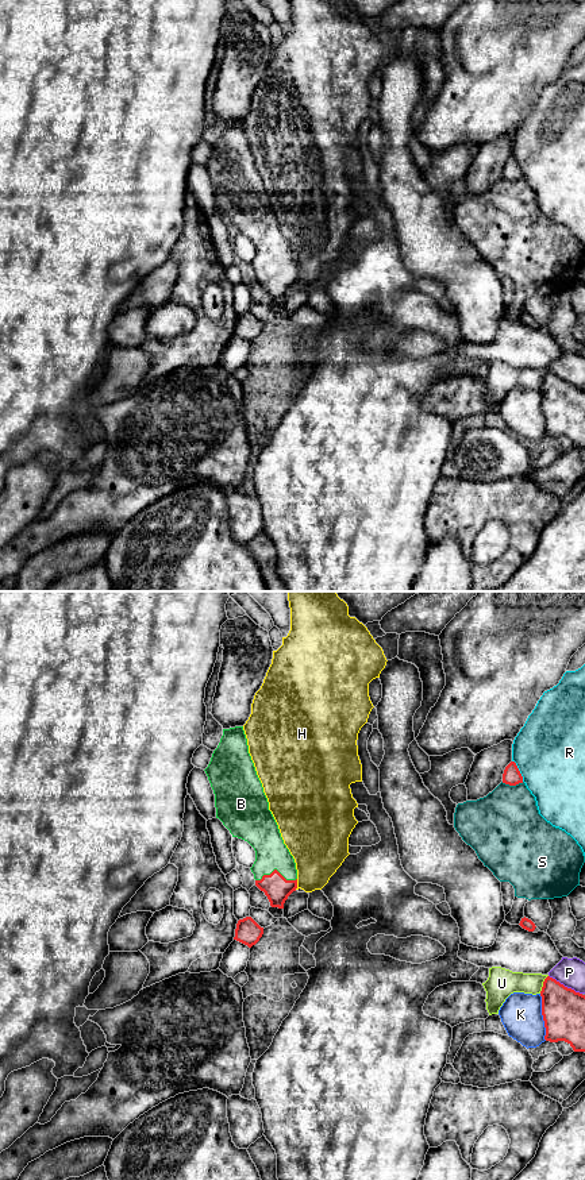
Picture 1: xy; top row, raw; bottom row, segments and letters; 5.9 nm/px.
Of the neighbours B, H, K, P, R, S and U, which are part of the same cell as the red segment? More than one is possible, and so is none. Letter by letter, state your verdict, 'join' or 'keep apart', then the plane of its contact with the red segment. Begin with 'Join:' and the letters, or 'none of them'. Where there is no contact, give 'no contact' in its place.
Join: B
B: join; contact in xy
H: keep apart; contact in xy
K: keep apart; contact in xy
P: keep apart; contact in xy
R: keep apart; contact in xy
S: keep apart; contact in xy
U: keep apart; contact in xy

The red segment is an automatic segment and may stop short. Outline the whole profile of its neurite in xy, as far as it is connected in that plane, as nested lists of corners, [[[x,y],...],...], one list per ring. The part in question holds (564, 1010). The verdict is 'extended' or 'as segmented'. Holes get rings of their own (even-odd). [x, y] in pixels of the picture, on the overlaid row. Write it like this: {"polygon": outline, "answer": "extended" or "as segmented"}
{"polygon": [[[547,976],[540,996],[544,1040],[565,1041],[574,1052],[585,1052],[585,995]]], "answer": "as segmented"}

